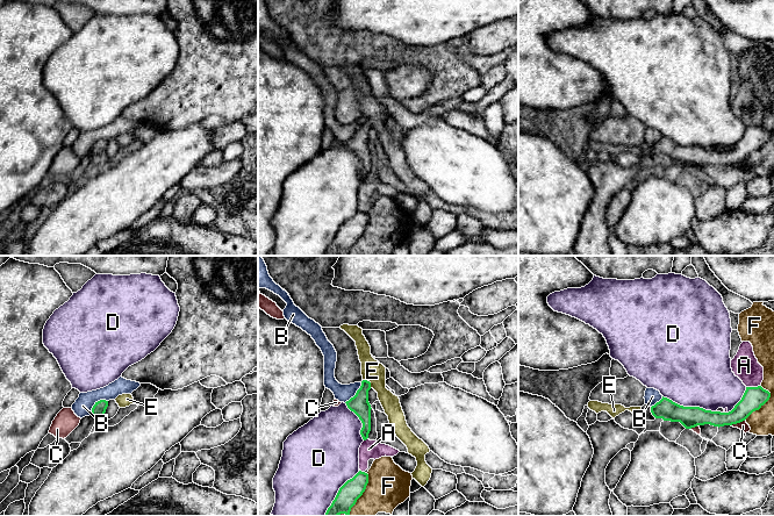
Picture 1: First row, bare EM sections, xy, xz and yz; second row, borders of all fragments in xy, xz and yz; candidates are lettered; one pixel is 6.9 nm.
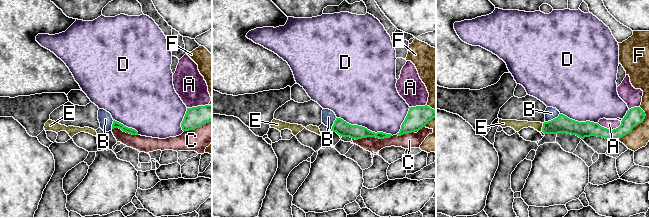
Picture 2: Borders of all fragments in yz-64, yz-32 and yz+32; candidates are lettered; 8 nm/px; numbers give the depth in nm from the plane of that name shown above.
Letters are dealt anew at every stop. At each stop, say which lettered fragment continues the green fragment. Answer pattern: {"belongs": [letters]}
{"belongs": []}

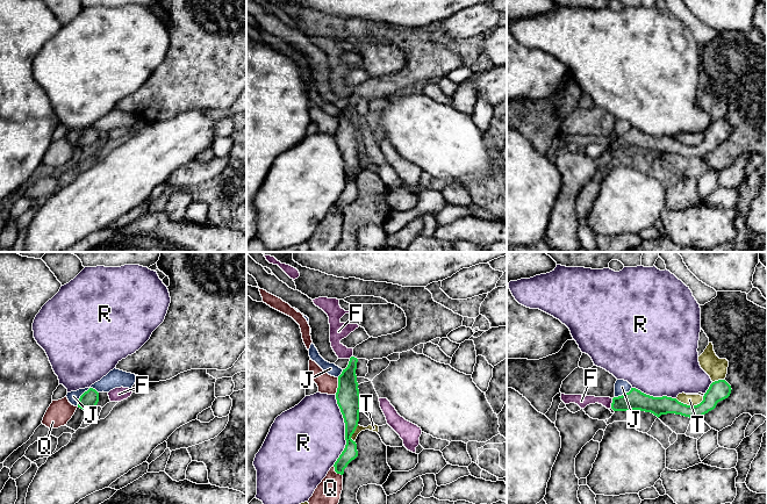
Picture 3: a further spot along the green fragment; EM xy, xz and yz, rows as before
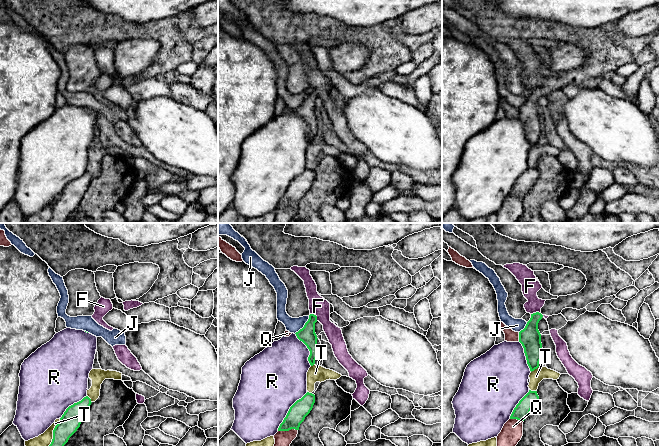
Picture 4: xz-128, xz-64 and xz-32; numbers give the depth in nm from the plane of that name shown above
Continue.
{"belongs": []}

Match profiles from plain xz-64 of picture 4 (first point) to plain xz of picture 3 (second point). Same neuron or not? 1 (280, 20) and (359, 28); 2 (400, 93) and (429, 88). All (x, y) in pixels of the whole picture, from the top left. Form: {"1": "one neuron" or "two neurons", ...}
{"1": "one neuron", "2": "one neuron"}

